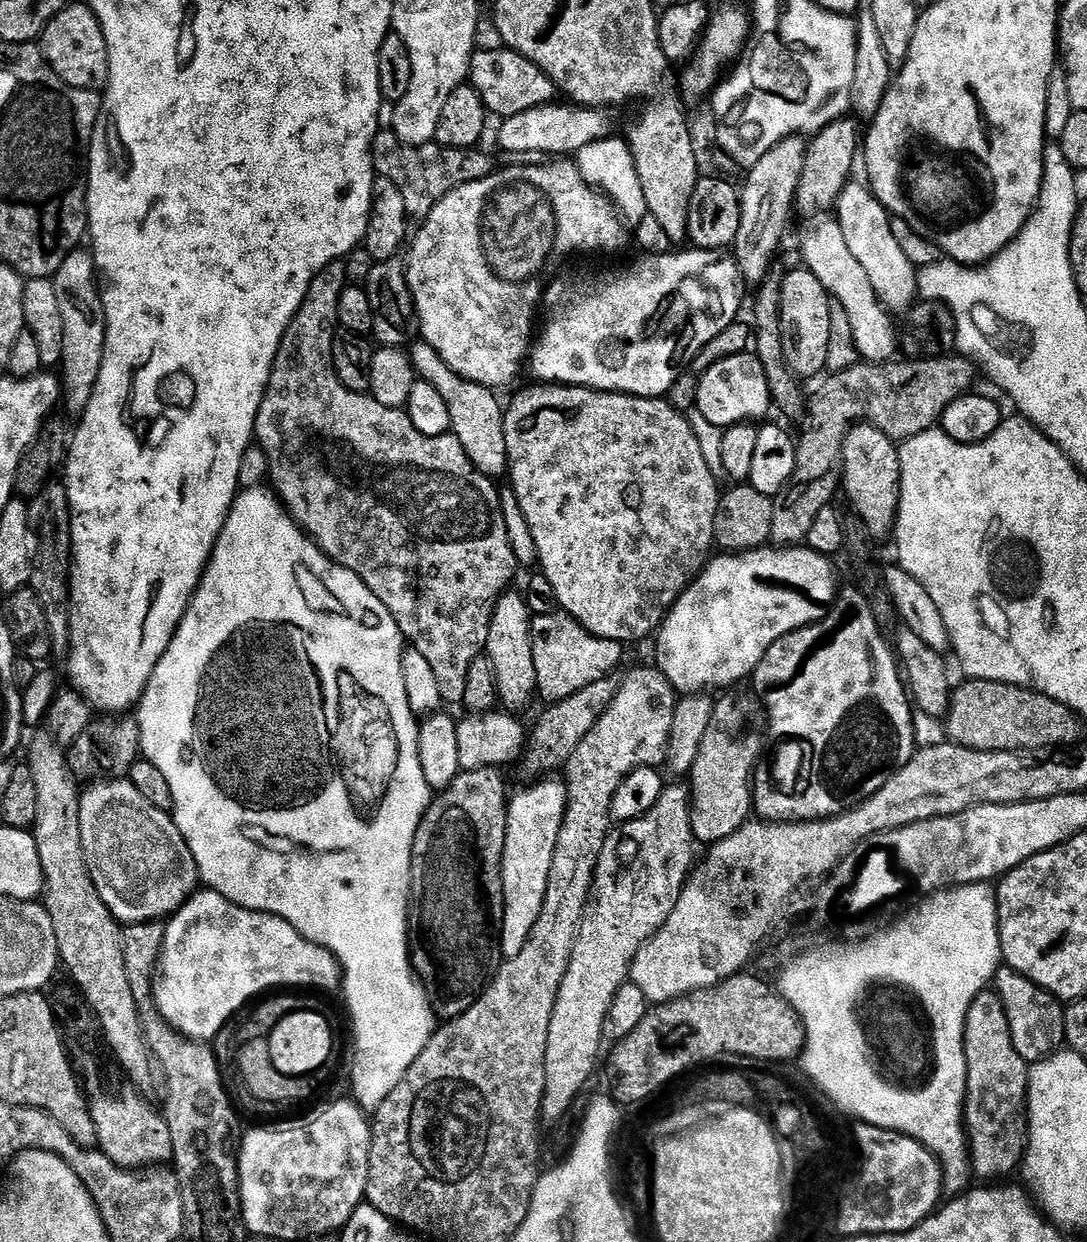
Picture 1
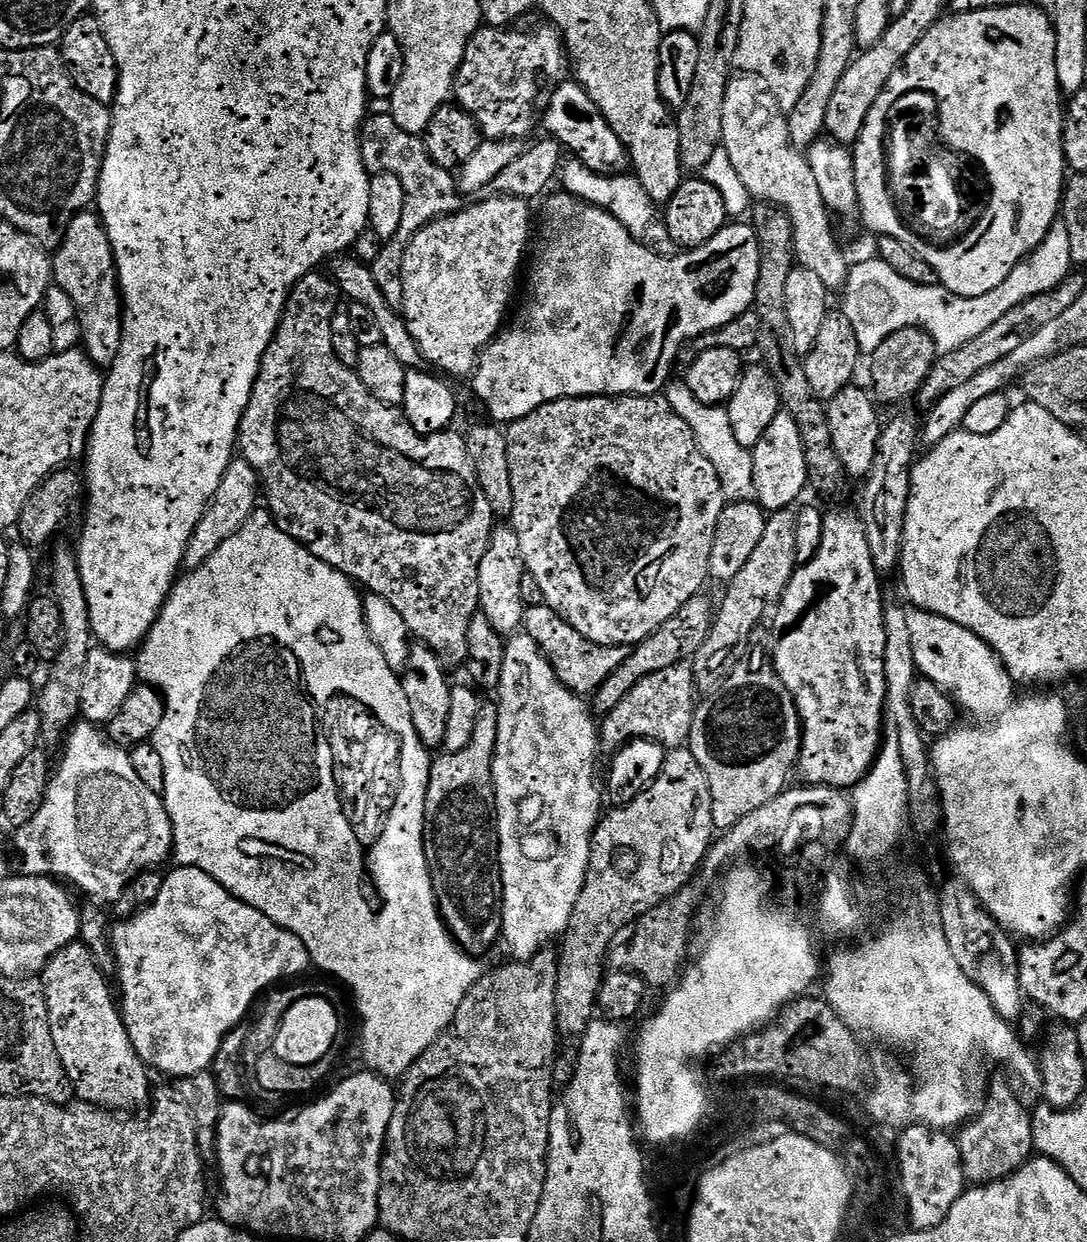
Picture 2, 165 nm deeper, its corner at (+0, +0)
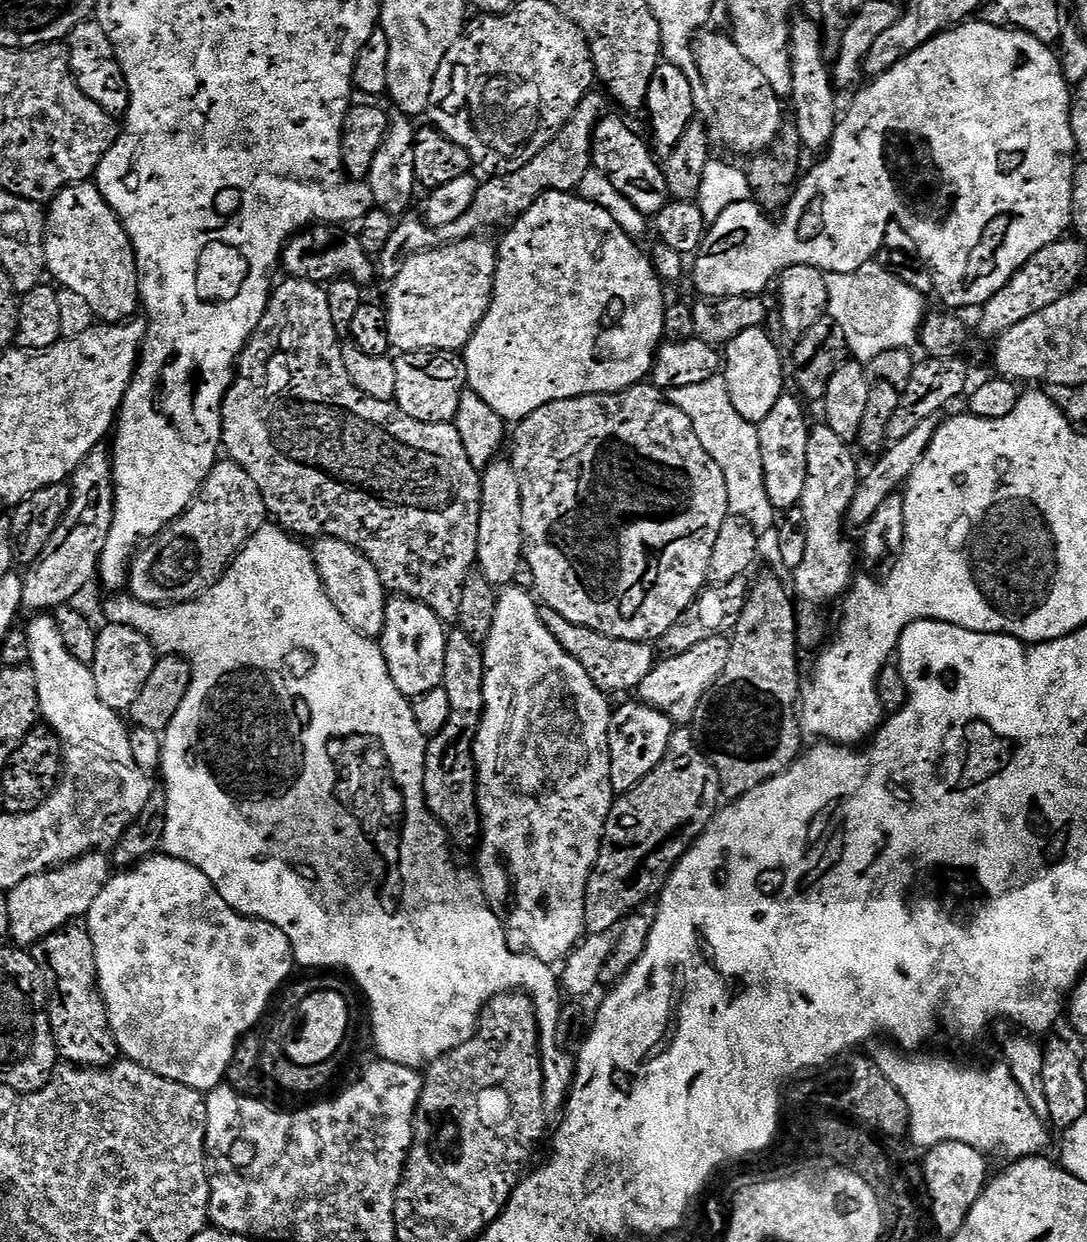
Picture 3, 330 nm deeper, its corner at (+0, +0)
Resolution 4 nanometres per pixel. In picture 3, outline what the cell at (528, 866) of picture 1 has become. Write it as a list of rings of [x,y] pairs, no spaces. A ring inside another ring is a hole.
[[[505,587],[497,595],[494,622],[490,626],[488,639],[482,644],[484,653],[484,713],[480,719],[480,728],[476,732],[476,738],[472,742],[472,756],[476,759],[476,801],[480,811],[482,829],[478,841],[480,861],[477,862],[475,871],[478,873],[480,886],[484,889],[484,897],[488,899],[488,907],[500,917],[505,929],[511,935],[513,932],[514,935],[521,936],[525,946],[528,947],[525,949],[531,955],[537,956],[539,960],[560,962],[578,943],[584,920],[584,891],[588,885],[588,876],[591,874],[600,853],[600,840],[604,837],[604,823],[614,803],[608,758],[609,697],[598,691],[591,678],[582,670],[580,663],[557,642],[556,636],[549,631],[542,619],[542,612],[537,601],[516,587]]]

